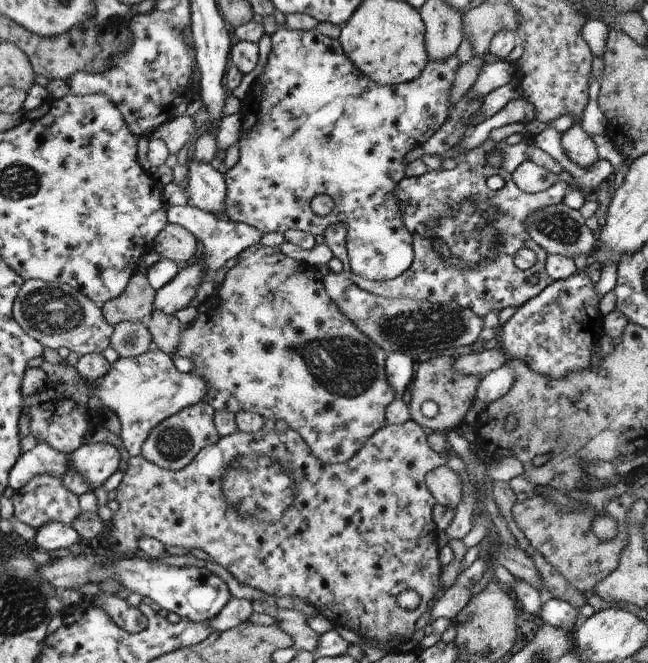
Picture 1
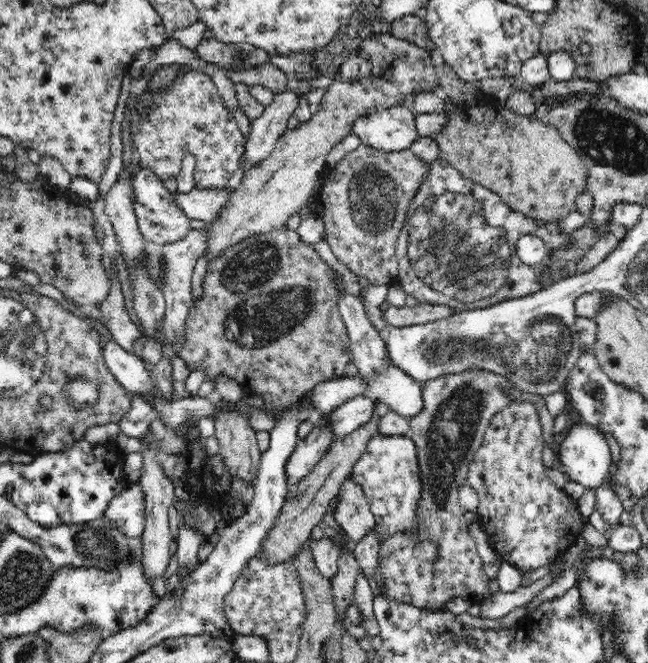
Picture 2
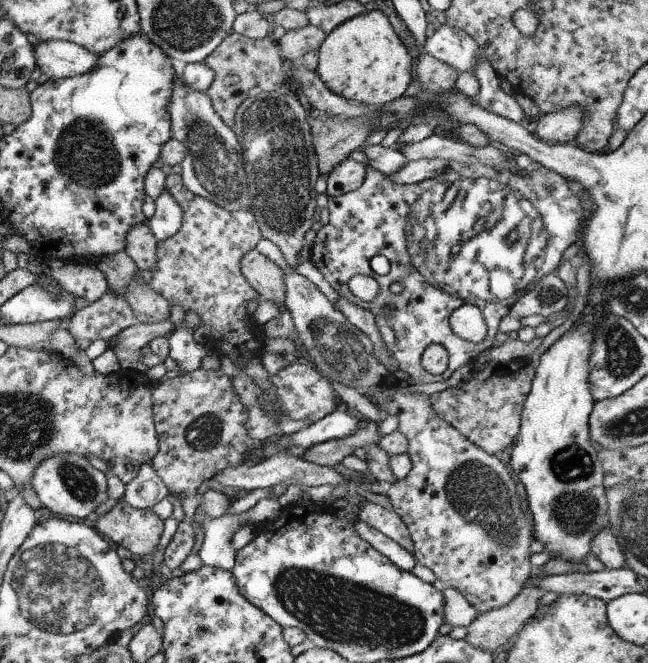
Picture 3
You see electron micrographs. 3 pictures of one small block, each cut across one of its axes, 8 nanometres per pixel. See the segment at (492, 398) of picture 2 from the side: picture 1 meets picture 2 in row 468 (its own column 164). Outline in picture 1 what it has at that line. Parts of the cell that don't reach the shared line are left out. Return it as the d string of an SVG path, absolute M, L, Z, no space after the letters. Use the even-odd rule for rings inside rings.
M204 400L183 408L150 431L150 436L147 438L146 444L143 445L141 455L160 468L171 471L184 469L187 464L195 459L200 450L219 441L221 436L216 430L213 419L215 411L215 408L212 408Z

